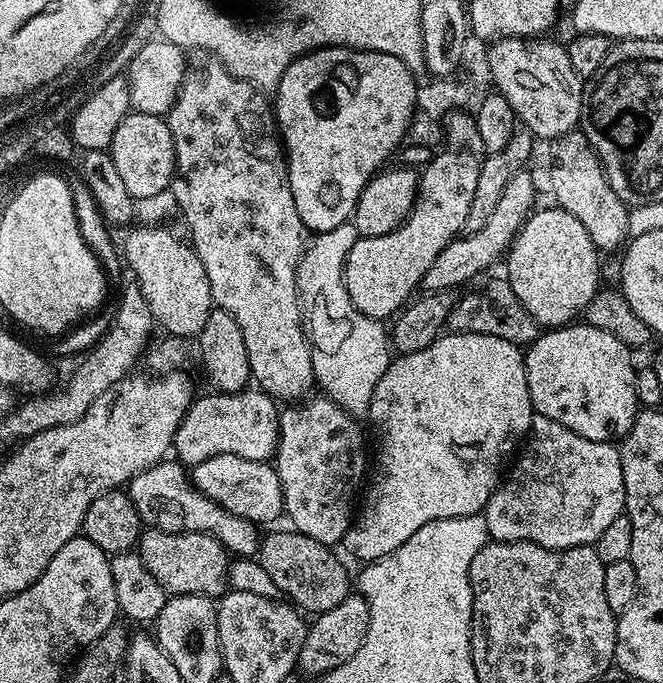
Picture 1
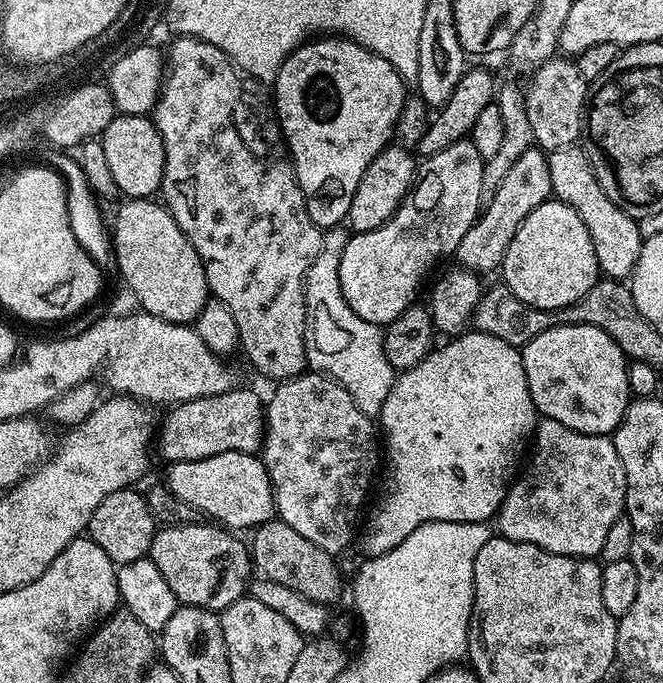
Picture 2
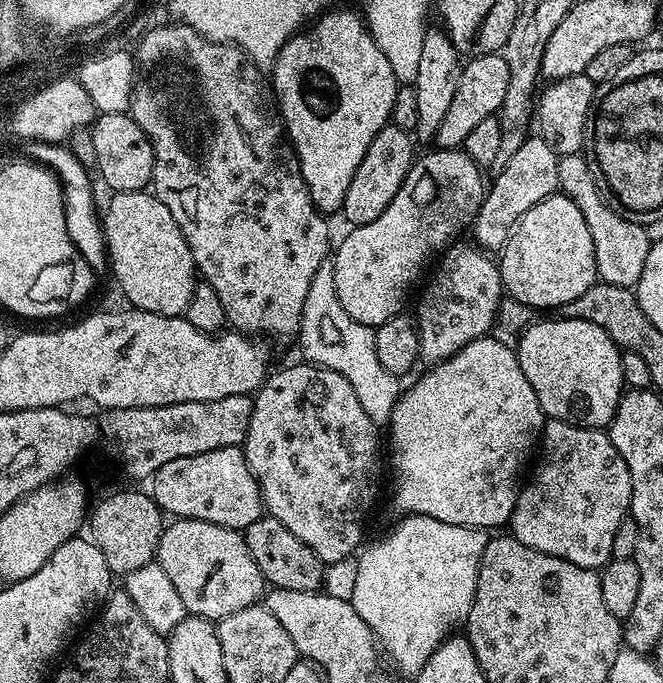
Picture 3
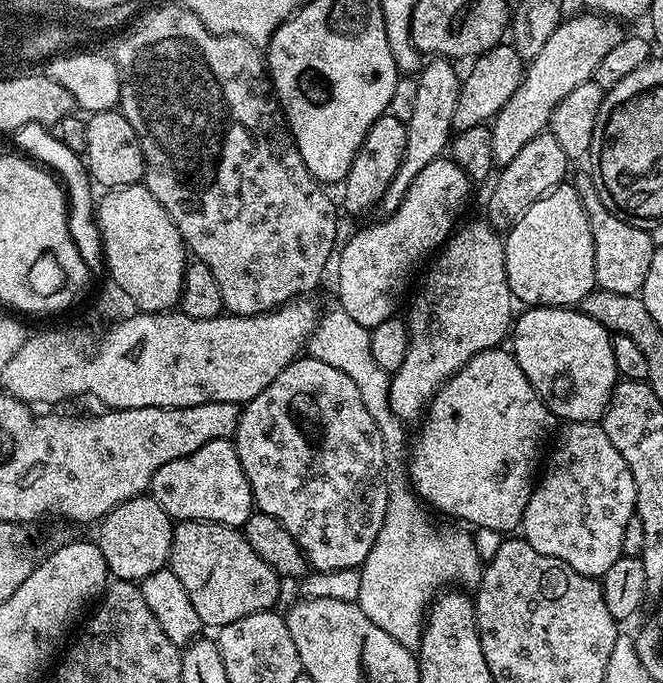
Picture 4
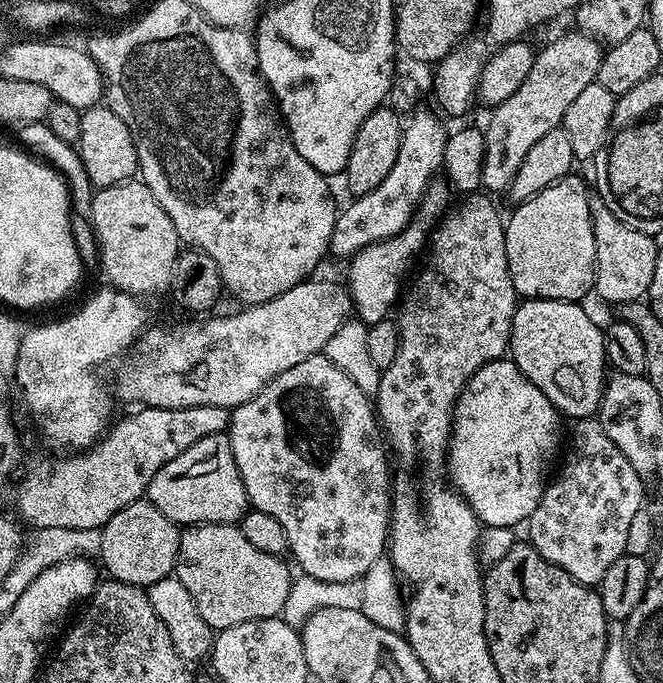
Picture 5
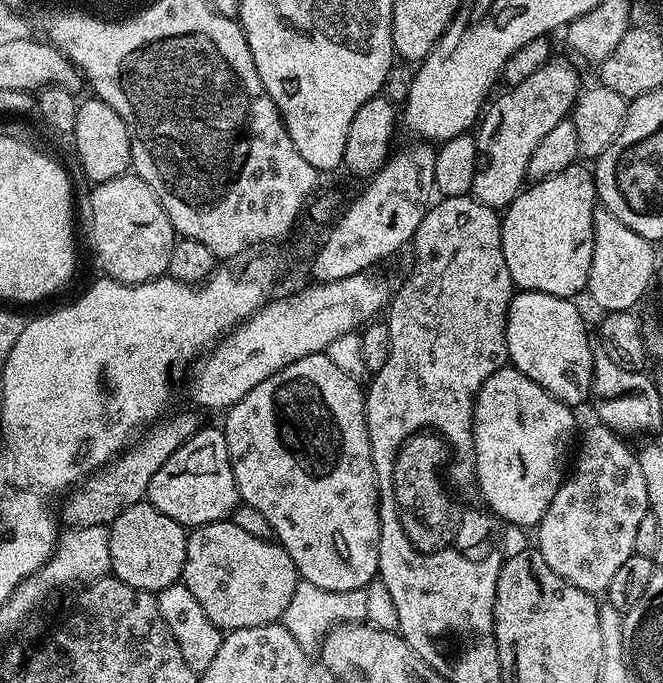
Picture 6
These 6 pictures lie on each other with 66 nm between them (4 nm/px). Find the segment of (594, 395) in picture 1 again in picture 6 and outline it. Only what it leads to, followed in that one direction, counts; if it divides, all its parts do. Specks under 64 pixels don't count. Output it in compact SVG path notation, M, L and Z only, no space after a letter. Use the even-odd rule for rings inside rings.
M517 291L508 303L506 346L511 367L563 404L577 406L592 394L594 340L588 337L583 314L572 304L567 296Z

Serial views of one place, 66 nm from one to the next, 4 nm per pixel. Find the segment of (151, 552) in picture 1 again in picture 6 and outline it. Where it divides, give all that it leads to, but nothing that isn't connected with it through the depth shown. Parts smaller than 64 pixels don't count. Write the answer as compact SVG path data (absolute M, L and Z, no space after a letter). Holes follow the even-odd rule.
M229 518L188 532L182 582L200 603L206 618L229 633L246 626L277 623L290 606L290 598L294 598L298 573L279 542L249 534Z

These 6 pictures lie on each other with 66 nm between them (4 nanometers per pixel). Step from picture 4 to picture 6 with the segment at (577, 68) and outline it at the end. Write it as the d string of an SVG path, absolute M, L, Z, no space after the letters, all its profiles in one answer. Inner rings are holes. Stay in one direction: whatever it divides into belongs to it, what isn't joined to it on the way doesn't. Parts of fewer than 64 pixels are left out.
M549 58L541 68L534 70L534 74L530 74L530 78L511 85L504 90L508 92L500 97L497 95L487 105L474 132L480 162L474 174L471 195L478 202L497 210L507 208L525 187L530 157L538 142L542 142L558 122L569 119L576 97L582 91L582 83L576 73L577 65L571 59L556 59Z

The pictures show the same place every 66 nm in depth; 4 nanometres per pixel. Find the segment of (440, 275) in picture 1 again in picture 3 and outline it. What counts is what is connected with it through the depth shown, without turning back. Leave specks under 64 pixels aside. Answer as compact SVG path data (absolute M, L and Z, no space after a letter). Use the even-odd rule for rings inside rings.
M539 134L529 135L528 139L518 146L518 151L510 154L510 162L502 166L495 173L496 177L487 185L484 200L472 221L471 239L489 254L499 253L508 245L512 231L518 226L522 214L538 202L557 195L560 183L558 182L558 162L560 156L552 149L544 137Z

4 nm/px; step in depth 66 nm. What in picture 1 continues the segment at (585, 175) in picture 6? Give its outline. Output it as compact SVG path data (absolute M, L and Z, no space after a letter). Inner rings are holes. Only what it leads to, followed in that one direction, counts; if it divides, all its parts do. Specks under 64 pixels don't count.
M558 206L533 211L520 227L506 253L506 278L518 294L518 302L545 329L571 324L583 313L584 307L601 287L601 253L590 242L590 234L574 214Z

